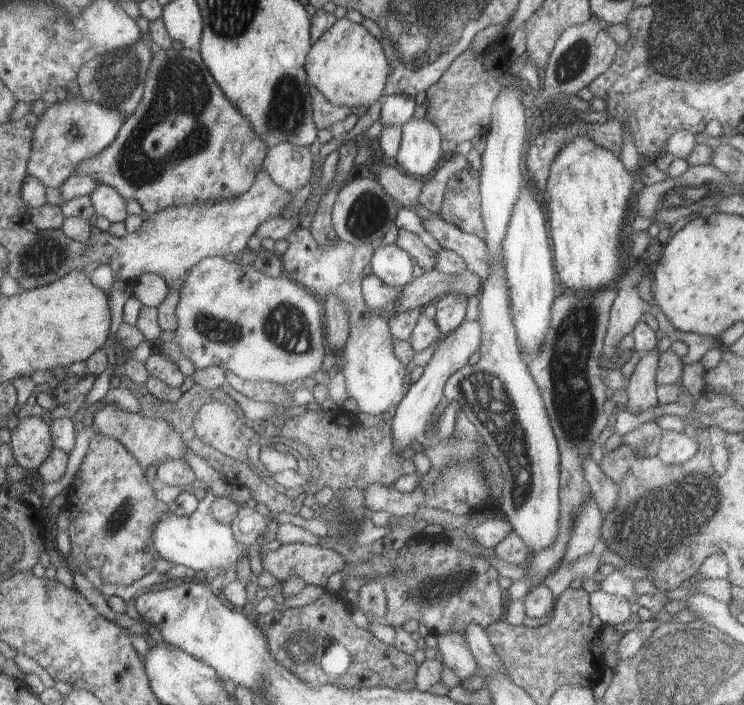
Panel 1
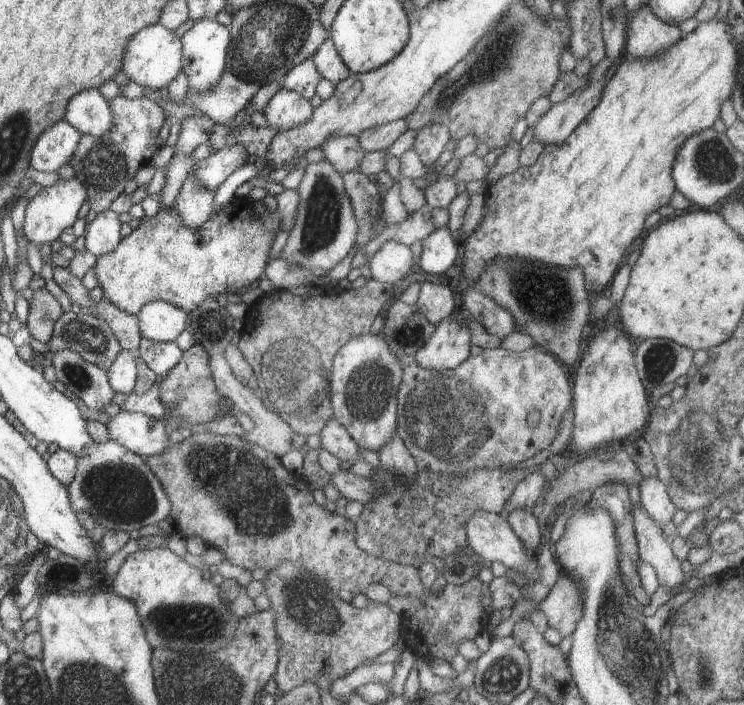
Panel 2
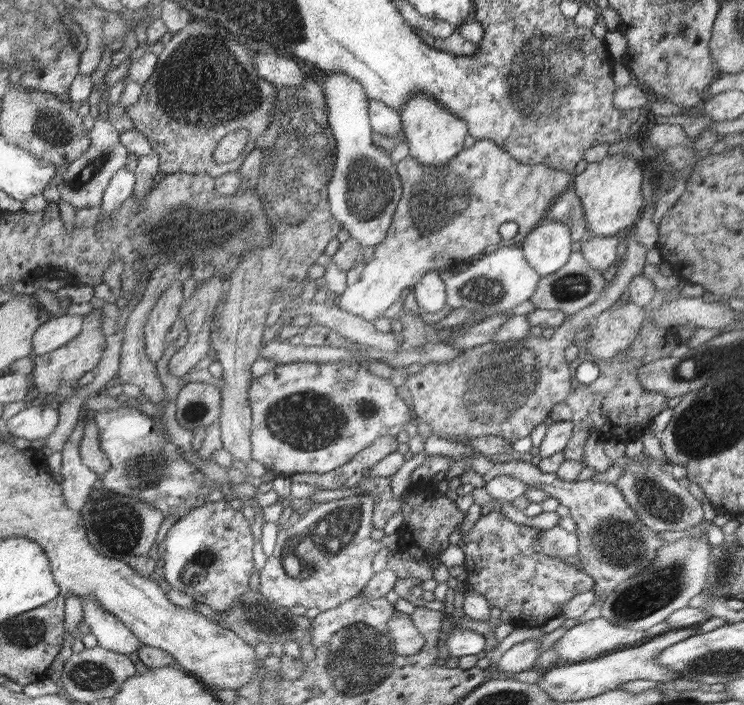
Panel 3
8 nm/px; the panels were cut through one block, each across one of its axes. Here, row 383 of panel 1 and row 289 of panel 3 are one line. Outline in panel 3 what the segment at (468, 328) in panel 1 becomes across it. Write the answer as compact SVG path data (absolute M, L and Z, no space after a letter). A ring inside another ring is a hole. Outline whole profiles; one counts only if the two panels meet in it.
M438 271L427 273L412 289L422 311L438 312L446 306L445 282Z

